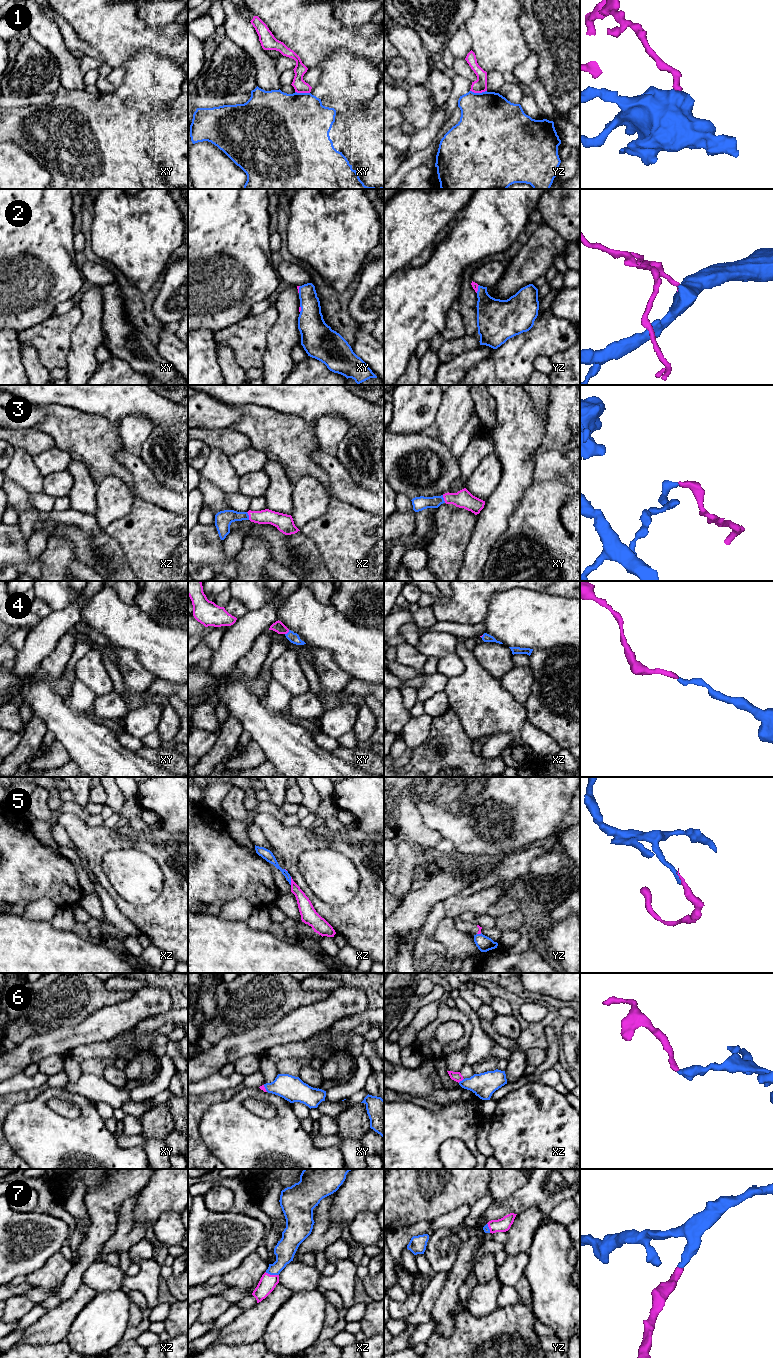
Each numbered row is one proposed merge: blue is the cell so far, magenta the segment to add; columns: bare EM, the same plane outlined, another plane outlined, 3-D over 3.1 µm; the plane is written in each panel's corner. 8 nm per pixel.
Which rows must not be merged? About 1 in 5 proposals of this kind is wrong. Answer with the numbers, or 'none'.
1

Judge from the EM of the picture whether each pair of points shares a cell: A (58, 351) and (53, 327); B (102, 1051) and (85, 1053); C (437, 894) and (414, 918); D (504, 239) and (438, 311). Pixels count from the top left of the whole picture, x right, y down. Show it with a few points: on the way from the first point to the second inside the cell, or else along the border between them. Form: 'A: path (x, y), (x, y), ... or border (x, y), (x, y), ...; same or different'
A: path (53, 345), (53, 333); same
B: path (98, 1051), (89, 1051); same
C: path (431, 899), (418, 912); same
D: path (481, 241), (438, 284), (438, 288); same

